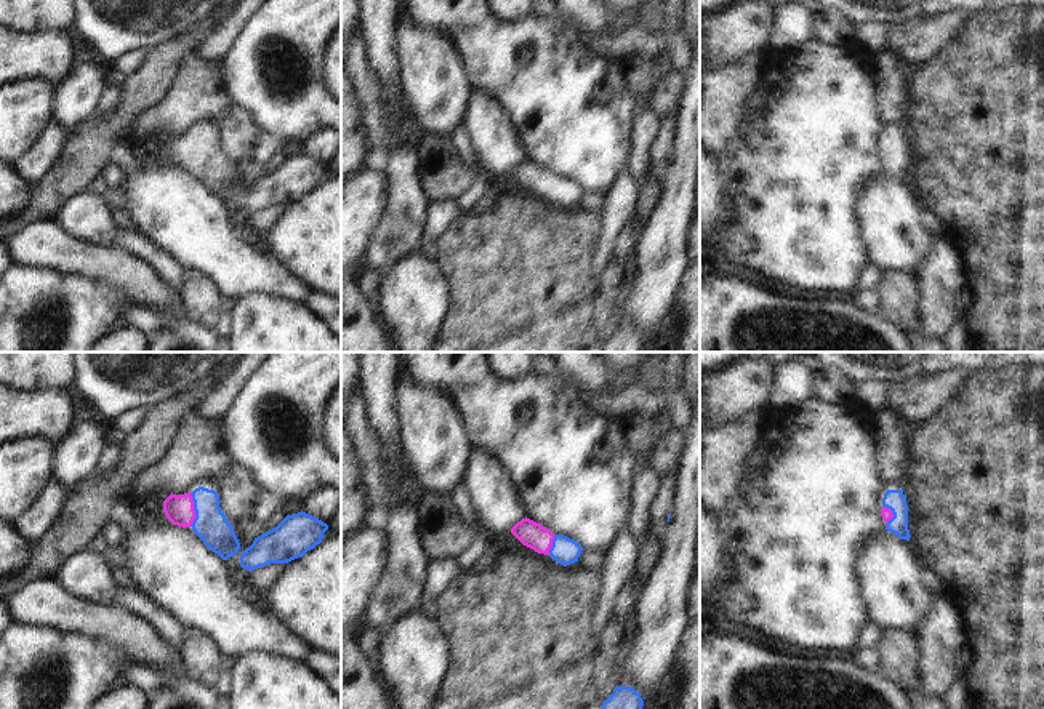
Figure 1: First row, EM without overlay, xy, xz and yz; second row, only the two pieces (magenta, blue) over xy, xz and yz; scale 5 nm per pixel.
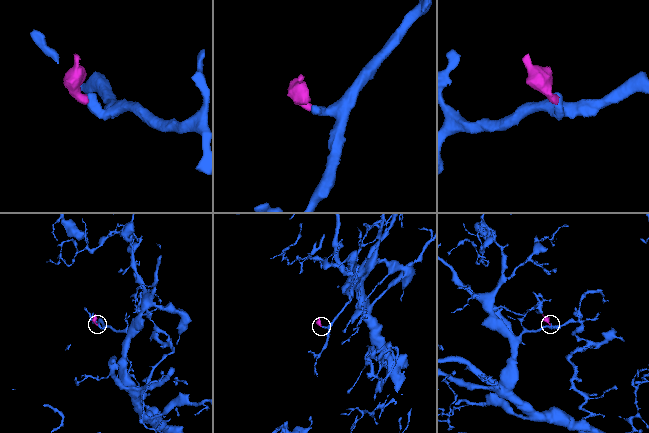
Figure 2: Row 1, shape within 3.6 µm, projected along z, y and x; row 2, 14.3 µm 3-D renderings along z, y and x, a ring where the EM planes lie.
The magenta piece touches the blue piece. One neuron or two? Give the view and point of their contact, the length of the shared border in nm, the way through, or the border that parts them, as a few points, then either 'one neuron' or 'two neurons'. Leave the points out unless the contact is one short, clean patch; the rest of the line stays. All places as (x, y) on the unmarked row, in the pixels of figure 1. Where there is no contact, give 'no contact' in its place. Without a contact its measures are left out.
xy (192, 151) | 170 nm | across xy (180, 152), (192, 151), (210, 165) | one neuron

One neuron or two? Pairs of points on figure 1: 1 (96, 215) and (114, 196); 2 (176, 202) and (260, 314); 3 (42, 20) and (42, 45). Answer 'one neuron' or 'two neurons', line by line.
1: two neurons
2: two neurons
3: two neurons

